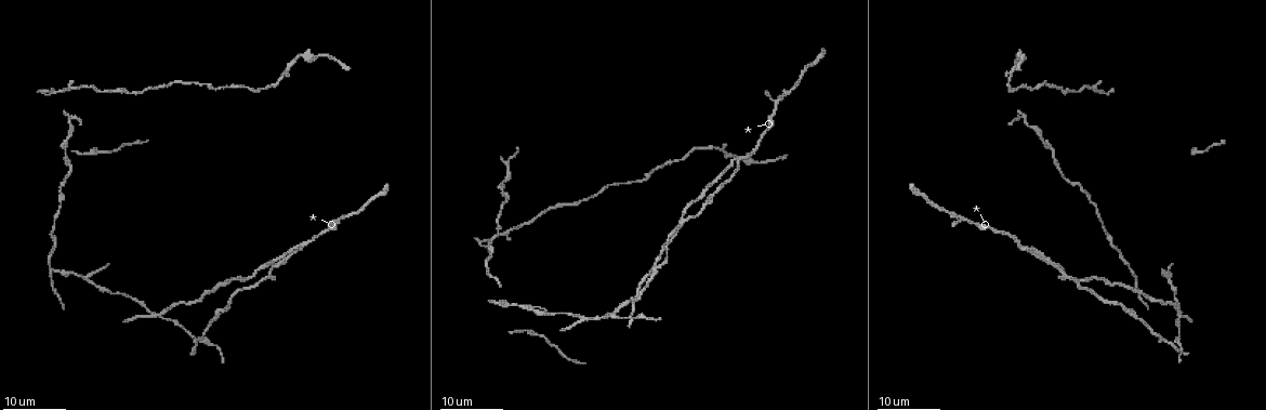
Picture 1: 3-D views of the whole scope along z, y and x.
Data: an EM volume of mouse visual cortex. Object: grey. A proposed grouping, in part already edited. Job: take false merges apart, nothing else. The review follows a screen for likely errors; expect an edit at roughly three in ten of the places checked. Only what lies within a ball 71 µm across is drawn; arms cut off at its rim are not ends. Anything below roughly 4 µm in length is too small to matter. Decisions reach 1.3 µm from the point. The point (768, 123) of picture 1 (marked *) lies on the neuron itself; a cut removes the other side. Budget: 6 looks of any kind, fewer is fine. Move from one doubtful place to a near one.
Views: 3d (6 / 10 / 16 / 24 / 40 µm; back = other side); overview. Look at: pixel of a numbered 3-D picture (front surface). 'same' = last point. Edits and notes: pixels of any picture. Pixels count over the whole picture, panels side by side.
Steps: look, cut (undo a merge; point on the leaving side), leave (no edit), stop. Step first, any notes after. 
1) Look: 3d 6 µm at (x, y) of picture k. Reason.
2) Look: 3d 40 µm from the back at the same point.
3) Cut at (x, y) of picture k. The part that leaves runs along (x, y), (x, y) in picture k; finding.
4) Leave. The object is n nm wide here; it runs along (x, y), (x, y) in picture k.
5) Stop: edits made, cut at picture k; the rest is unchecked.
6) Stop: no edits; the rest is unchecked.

Look: 3d 16 µm at (736, 162) of picture 1. A fork.

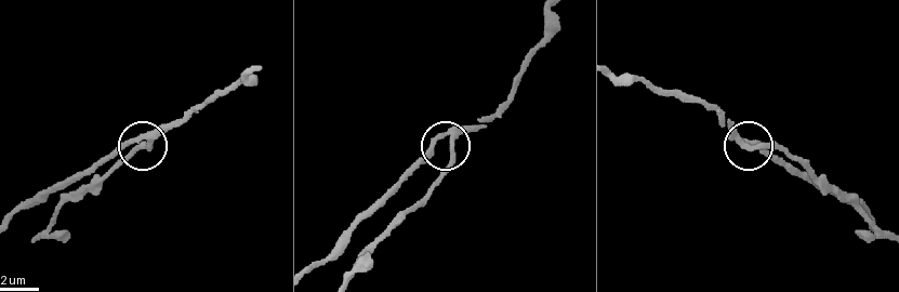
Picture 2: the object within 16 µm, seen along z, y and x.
Look: 3d 6 µm at (744, 143) of picture 2.

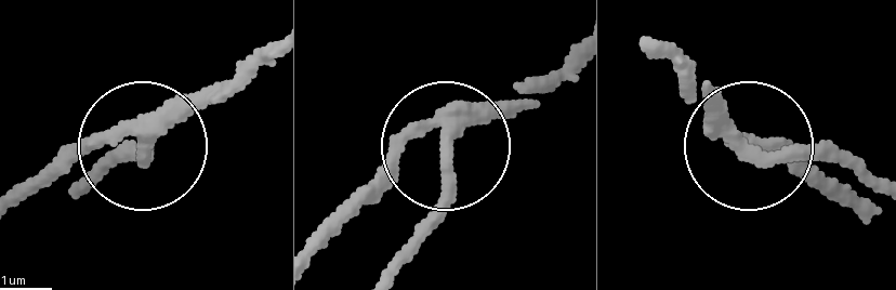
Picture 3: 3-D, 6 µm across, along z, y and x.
Look: 3d 6 µm from the back at (747, 149) of picture 3.

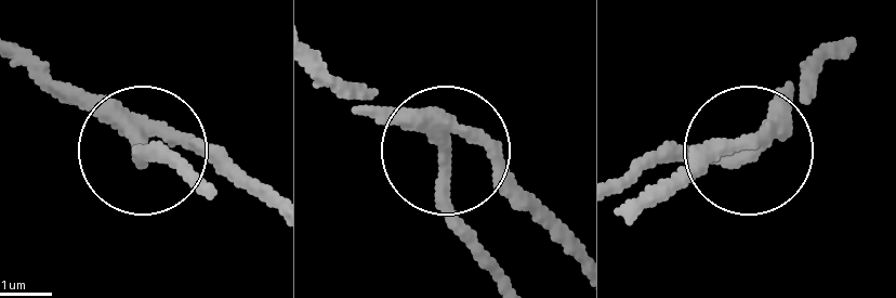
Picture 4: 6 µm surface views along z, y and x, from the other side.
Cut at (139, 154) of picture 4. The object is 280 nm wide here; the part that leaves runs along (123, 125), (200, 177) in picture 4; a second neuron is stuck on.

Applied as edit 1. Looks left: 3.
Look: overview.

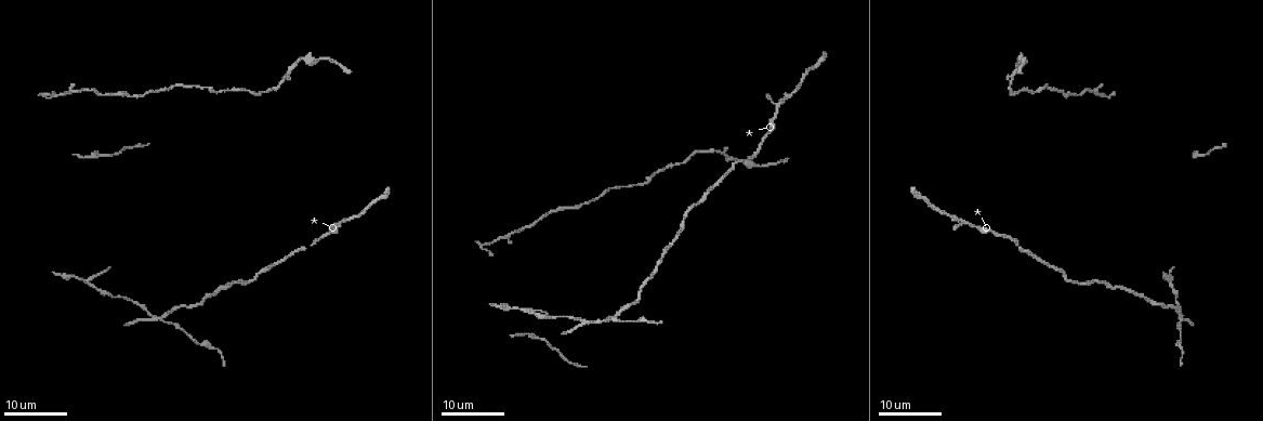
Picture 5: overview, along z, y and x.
Look: 3d 24 µm at (302, 56) of picture 5. A narrow waist.

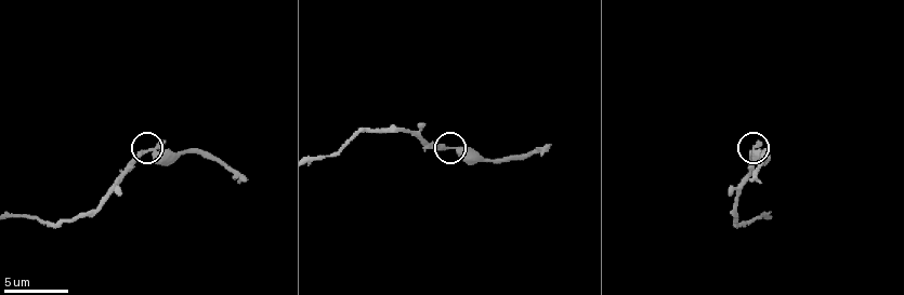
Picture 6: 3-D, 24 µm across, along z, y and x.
Look: 3d 10 µm at (150, 150) of picture 6.

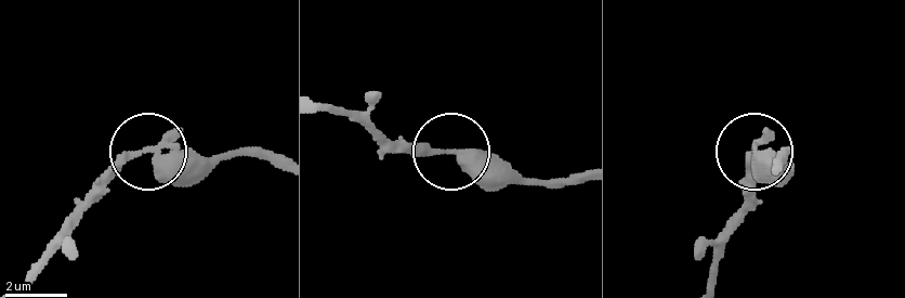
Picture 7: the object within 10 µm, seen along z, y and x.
Cut at (198, 178) of picture 7. The object is 340 nm wide here; the part that leaves runs along (175, 150), (282, 159) in picture 7; a second neuron is stuck on.

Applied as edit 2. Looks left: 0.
Stop: edits made, cut at picture 4, cut at picture 7; the rest is unchecked.

